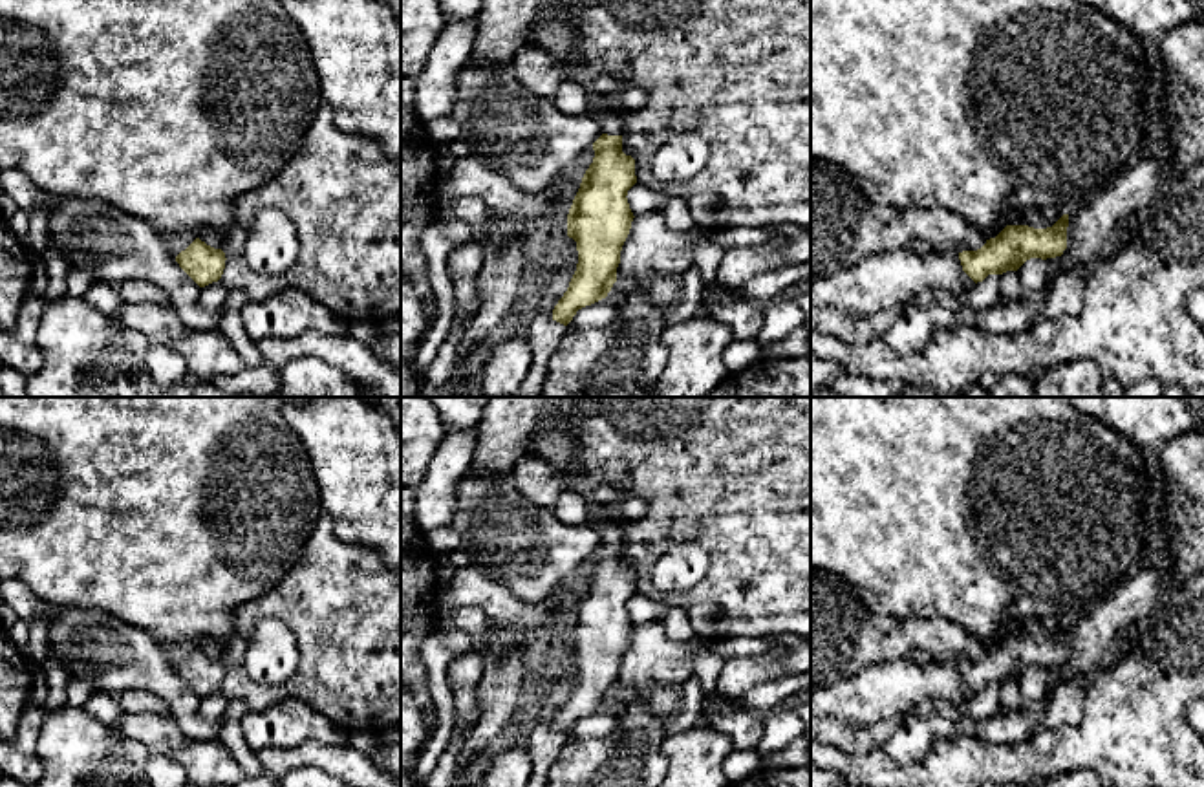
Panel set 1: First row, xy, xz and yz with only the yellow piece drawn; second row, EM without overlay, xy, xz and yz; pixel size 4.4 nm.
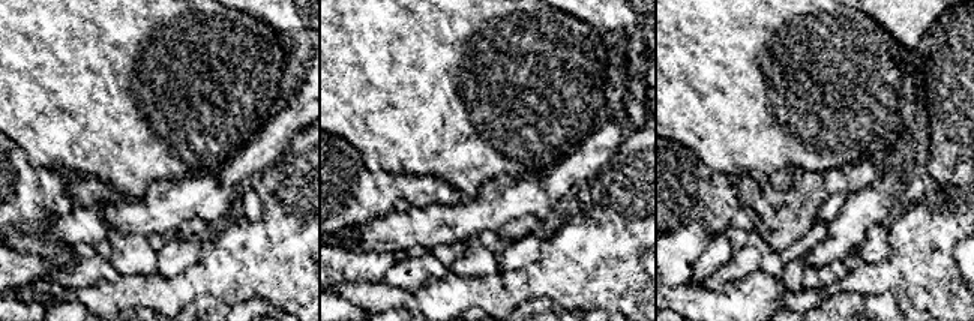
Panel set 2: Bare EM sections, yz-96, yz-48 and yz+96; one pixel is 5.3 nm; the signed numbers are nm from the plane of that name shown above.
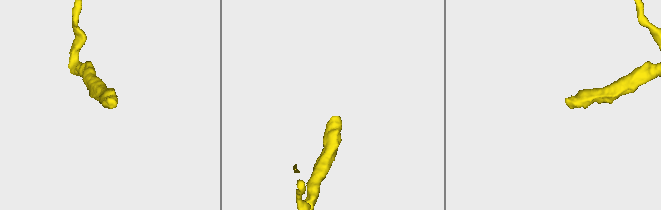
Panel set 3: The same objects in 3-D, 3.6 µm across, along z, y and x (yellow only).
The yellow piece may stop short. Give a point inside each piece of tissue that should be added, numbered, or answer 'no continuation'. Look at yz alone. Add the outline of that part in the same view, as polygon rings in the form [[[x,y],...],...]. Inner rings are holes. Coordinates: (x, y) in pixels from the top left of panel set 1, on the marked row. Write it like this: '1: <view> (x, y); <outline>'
1: yz (893, 279); [[[906,247],[869,256],[849,269],[840,269],[827,278],[811,282],[811,302],[836,309],[842,315],[871,315],[882,307],[906,306],[908,302],[913,302],[920,289],[959,296],[973,286],[975,282],[962,271],[959,253],[939,254],[931,251],[928,256],[919,256]]]

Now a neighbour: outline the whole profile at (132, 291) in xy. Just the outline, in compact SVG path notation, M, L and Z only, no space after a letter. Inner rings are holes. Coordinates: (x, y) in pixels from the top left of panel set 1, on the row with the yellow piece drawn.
M126 280L117 286L117 291L126 304L159 304L165 300L157 286L146 280Z

